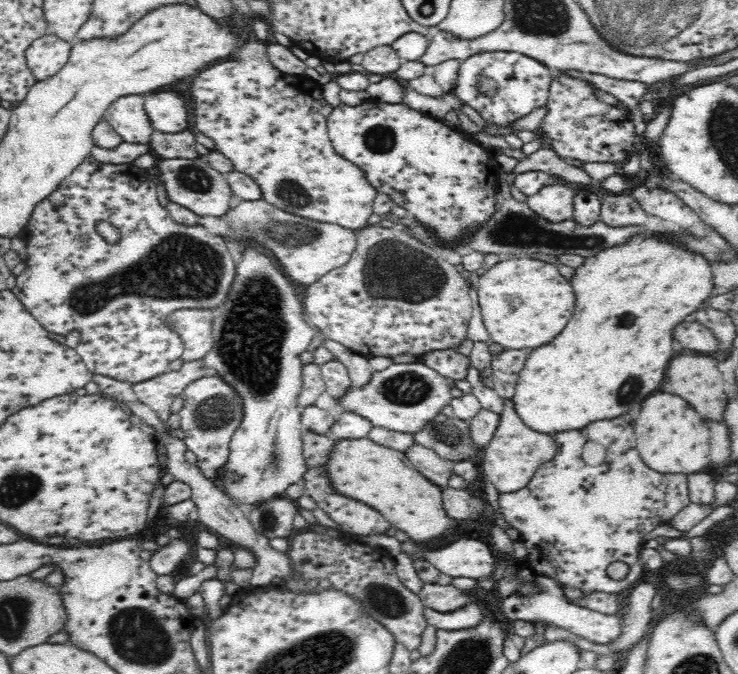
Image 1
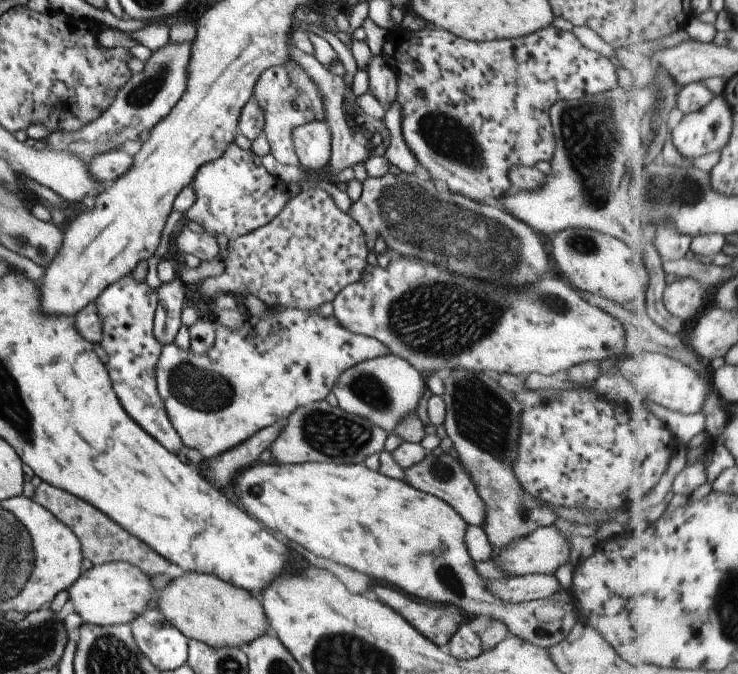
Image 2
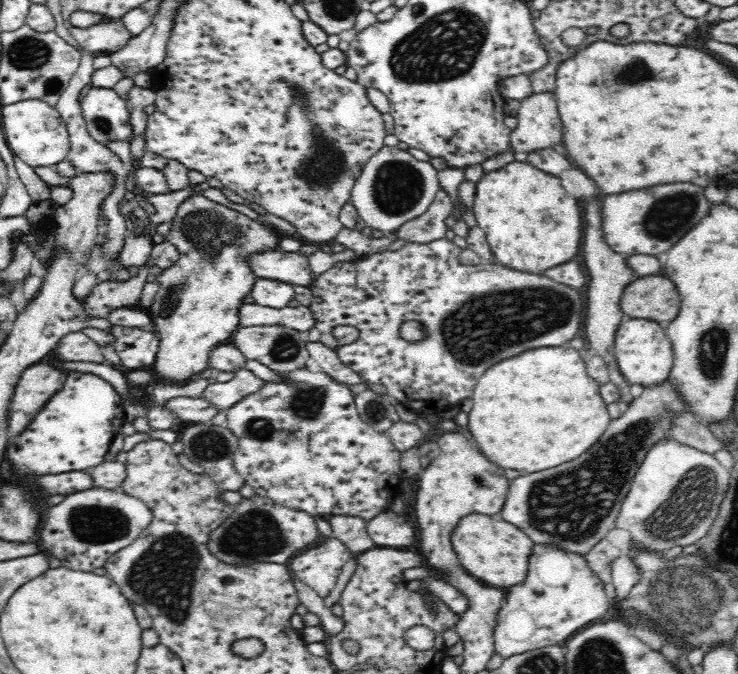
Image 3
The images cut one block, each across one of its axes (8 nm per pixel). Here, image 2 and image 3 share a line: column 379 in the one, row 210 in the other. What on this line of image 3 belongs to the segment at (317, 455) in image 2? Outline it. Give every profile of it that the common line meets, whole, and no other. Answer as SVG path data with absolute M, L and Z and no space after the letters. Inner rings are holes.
M440 189L425 213L405 222L394 233L397 238L402 238L408 243L426 244L432 240L440 240L449 230L446 218L451 216L452 212L454 201L446 190Z

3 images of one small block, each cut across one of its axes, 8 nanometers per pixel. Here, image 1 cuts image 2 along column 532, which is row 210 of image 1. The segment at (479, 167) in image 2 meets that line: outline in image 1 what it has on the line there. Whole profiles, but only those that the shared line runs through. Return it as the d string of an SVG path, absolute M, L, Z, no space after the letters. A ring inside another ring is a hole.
M92 155L84 158L84 162L76 167L76 170L67 176L59 187L51 195L42 199L32 211L28 219L26 230L27 266L20 276L16 277L16 285L11 290L18 300L31 312L37 321L48 331L66 336L72 330L80 332L80 341L76 347L84 364L92 374L109 376L132 385L150 380L155 376L170 372L170 362L181 358L183 353L183 342L180 335L174 332L166 323L166 318L171 312L180 309L203 308L213 309L224 302L228 291L231 290L232 282L236 278L237 260L231 254L230 248L222 236L214 236L201 224L184 225L176 222L166 208L160 205L156 194L156 183L152 181L148 170L139 168L134 163L110 164L102 163L94 159ZM98 222L110 222L118 228L121 237L115 244L108 242L96 231Z

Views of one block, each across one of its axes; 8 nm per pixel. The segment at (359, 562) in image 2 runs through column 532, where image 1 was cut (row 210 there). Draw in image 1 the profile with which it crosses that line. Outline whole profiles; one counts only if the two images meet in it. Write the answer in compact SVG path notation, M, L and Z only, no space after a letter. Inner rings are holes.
M616 193L601 199L599 220L612 228L645 225L647 212L630 193Z

